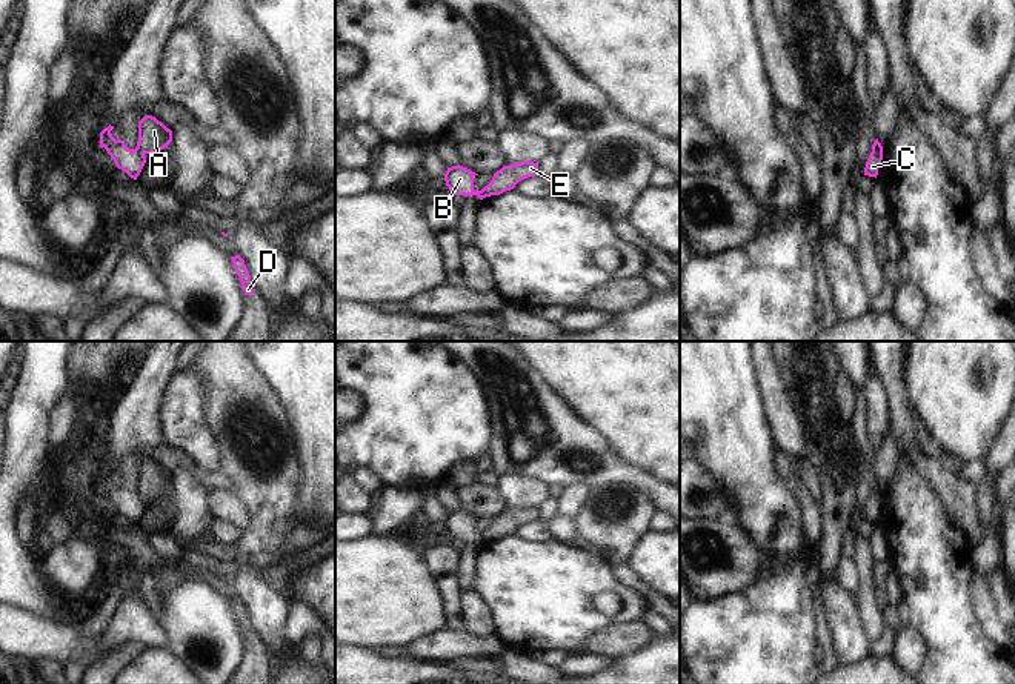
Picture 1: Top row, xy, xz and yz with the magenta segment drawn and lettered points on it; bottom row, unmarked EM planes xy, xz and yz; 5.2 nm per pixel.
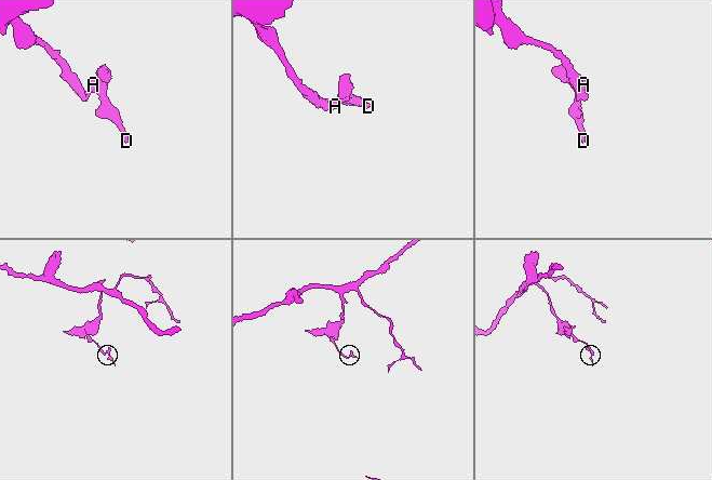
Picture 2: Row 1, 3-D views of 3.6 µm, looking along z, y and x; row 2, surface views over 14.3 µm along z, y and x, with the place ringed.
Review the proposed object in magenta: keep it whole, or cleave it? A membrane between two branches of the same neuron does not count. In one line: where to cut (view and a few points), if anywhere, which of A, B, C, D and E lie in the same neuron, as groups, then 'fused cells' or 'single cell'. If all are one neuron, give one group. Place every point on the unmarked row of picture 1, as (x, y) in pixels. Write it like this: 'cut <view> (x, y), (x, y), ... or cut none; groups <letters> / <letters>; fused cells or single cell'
cut xy (136, 492), (143, 498); groups A D E / B C; fused cells

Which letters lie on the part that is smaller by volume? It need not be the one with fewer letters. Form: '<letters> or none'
A, D, E.

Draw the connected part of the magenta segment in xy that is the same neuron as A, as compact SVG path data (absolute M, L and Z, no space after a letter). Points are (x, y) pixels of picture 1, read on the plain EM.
M146 460L138 466L137 495L141 498L155 498L172 486L172 475L152 460Z

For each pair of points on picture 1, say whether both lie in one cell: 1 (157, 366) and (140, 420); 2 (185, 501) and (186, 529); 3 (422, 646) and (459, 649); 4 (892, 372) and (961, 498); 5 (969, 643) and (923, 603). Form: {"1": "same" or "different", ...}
{"1": "same", "2": "same", "3": "same", "4": "same", "5": "same"}

